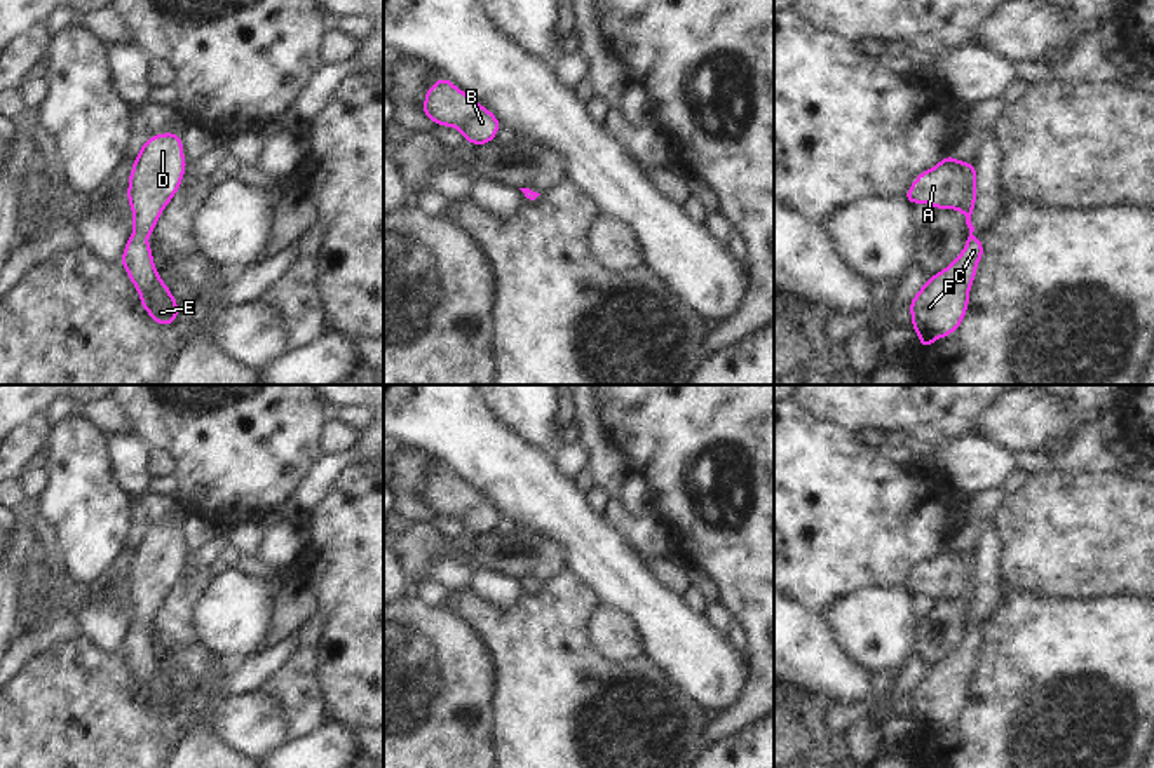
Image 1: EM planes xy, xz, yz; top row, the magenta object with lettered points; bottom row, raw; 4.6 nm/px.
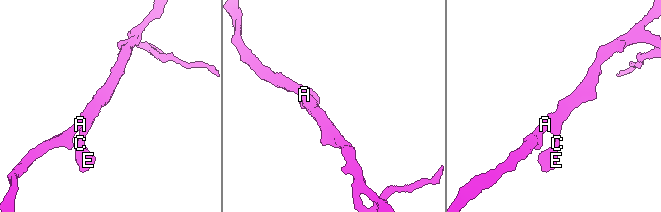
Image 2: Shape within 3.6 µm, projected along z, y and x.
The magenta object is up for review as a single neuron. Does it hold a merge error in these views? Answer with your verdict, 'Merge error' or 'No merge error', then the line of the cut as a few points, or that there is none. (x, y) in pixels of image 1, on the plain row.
No merge error. No split

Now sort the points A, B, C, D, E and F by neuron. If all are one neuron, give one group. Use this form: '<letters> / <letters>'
A B C D E F

